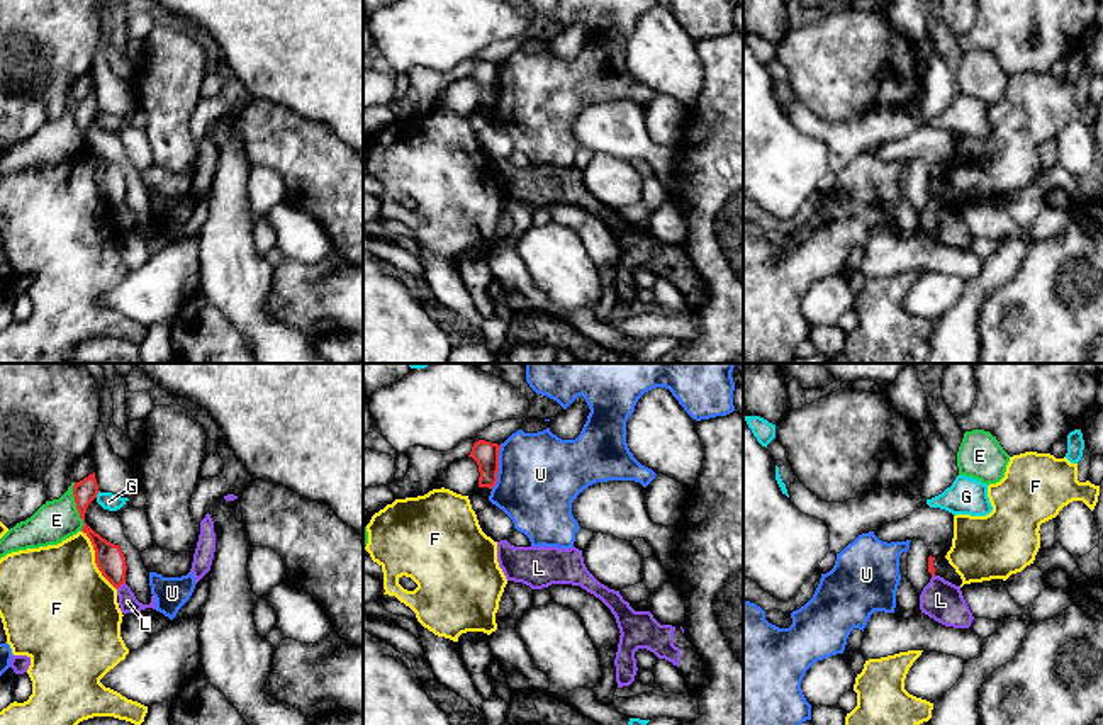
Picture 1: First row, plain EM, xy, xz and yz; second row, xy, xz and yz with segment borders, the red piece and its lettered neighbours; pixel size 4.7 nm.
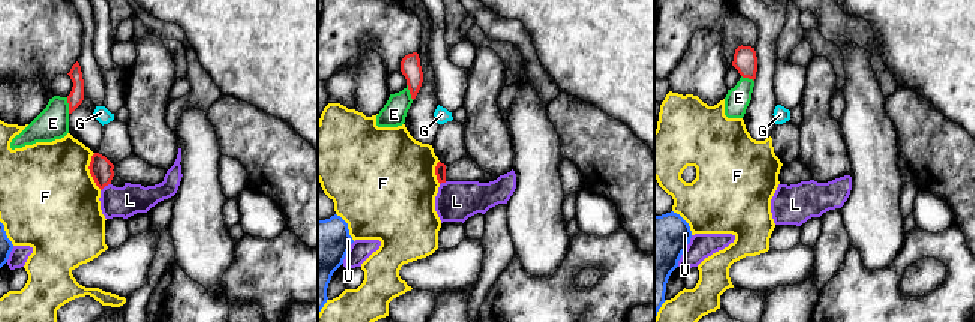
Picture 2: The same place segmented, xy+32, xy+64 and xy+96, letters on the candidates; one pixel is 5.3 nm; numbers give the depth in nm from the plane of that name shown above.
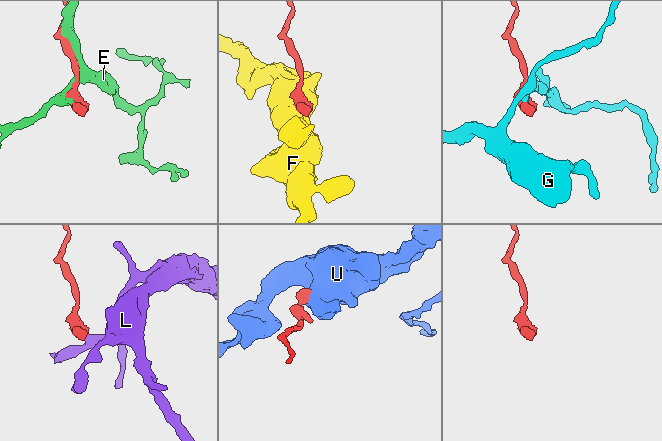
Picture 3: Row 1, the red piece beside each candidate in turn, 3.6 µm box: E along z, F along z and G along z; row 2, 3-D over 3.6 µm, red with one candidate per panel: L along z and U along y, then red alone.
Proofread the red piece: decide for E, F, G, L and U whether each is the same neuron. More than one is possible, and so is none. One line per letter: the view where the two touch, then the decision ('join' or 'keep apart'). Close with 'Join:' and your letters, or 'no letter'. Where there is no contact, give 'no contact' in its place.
E: contact in xy; keep apart
F: contact in xy; keep apart
G: contact in xy; keep apart
L: contact in xy; keep apart
U: contact in xz; keep apart
Join: no letter

